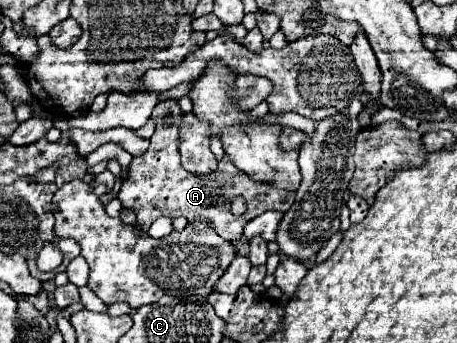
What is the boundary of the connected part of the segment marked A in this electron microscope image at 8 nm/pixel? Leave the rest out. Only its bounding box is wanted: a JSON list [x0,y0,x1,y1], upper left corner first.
[117,99,295,241]

